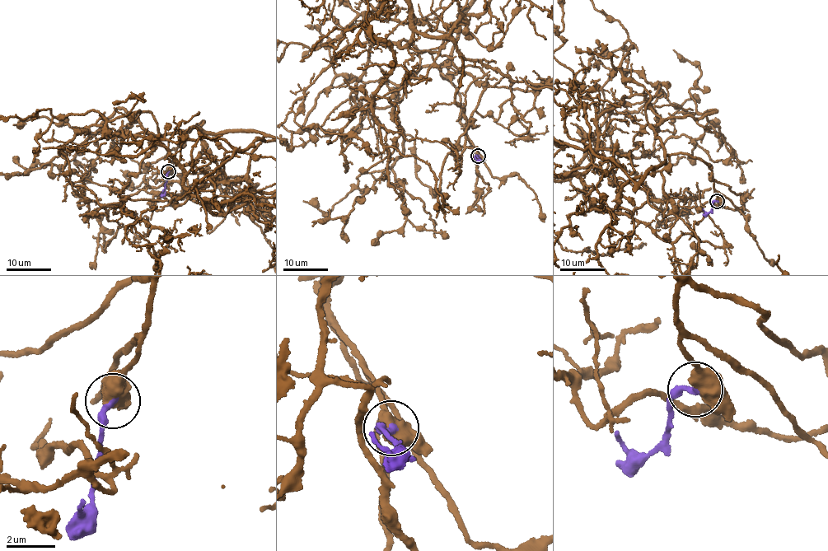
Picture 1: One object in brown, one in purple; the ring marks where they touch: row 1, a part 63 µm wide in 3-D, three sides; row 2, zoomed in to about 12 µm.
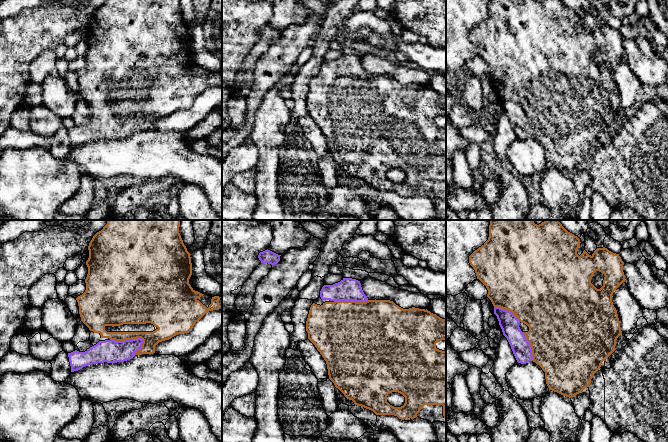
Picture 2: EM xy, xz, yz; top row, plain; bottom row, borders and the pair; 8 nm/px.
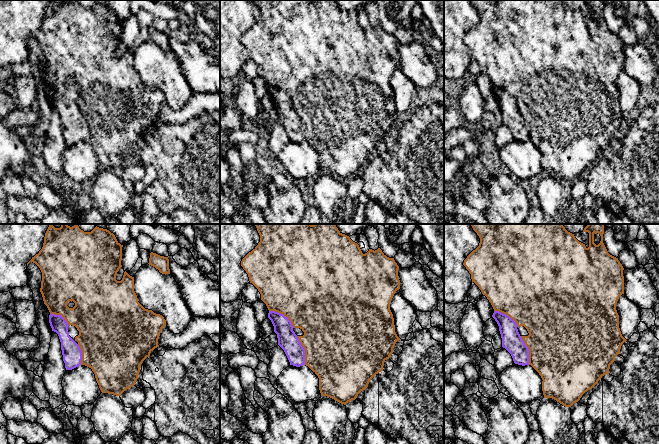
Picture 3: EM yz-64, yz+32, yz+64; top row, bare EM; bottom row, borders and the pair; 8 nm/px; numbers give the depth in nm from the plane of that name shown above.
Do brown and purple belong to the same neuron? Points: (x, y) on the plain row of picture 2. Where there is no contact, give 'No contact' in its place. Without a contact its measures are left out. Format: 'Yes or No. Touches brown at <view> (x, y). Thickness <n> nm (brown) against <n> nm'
Yes. Touches brown at xy (127, 115). Thickness 260 nm (brown) against 190 nm

